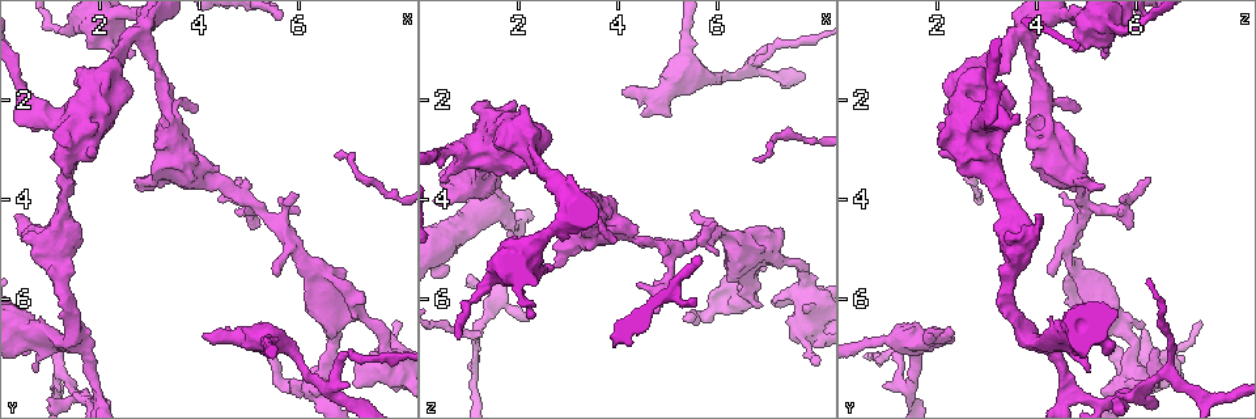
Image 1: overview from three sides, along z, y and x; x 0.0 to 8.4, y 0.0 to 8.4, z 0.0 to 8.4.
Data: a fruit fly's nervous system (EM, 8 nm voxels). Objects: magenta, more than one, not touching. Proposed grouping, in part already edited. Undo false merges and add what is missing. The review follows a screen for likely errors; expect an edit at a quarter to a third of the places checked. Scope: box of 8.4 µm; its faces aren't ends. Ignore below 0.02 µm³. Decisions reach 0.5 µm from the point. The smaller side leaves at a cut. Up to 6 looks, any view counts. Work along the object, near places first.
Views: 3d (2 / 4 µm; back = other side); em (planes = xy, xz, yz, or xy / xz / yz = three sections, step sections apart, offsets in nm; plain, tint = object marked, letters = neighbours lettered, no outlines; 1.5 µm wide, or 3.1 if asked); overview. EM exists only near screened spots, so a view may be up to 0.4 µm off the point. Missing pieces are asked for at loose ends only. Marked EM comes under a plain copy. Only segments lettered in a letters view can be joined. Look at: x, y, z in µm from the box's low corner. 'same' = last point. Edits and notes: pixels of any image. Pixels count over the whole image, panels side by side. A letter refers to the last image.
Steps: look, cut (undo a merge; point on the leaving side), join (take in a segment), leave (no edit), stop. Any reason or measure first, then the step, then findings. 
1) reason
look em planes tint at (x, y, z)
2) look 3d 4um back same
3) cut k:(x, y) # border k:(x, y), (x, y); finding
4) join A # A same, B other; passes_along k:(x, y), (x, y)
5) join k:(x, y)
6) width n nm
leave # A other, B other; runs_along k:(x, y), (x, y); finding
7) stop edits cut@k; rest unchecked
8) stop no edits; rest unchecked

free end
look em planes tint at (4.05, 6.75, 1.90)

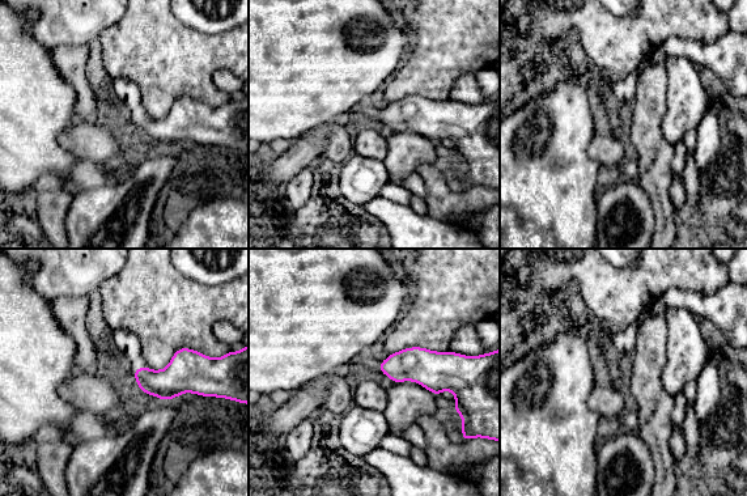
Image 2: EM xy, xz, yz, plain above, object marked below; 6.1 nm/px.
look em planes letters same

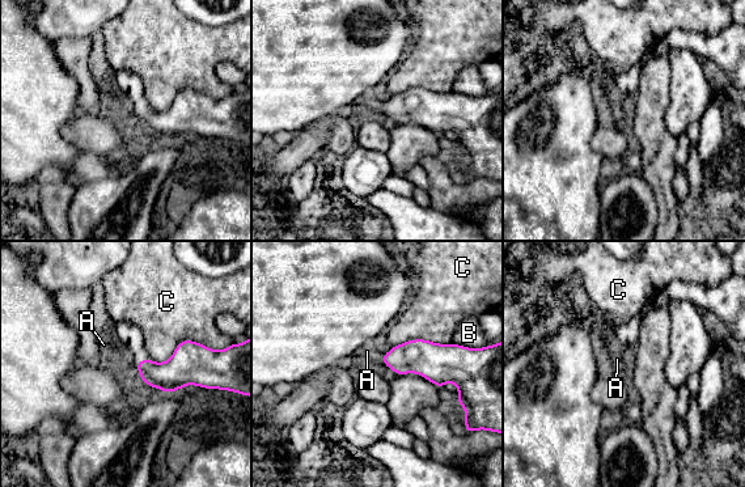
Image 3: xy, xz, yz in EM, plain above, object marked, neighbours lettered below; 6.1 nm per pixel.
join A # A same, B other, C other; passes_along 3:(420, 356), (381, 358), (367, 351); it goes on there

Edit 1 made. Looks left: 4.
sudden change in width
look 3d 4um at (6.40, 7.65, 5.95)

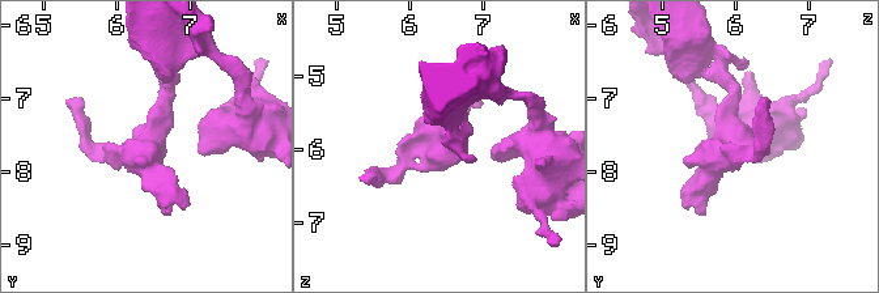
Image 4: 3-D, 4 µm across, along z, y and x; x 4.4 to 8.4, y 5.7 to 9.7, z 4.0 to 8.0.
arms 3; arm_widths 190, 220, 260 nm
look em xz step 8 letters at (6.40, 7.65, 5.90)

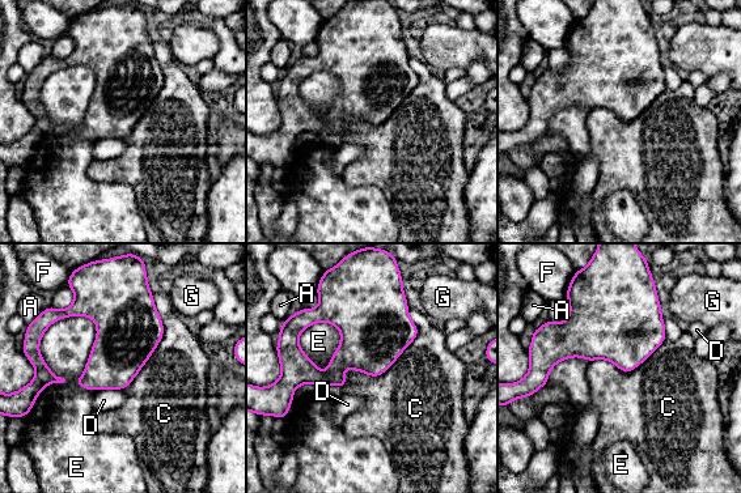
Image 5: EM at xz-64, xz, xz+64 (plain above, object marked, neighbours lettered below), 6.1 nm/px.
leave # A other, C other, D other, E other, F other, G other; border 5:(53, 322), (93, 391); one cell here

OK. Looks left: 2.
branch stops here
look 3d 2um at (3.85, 2.20, 4.90)

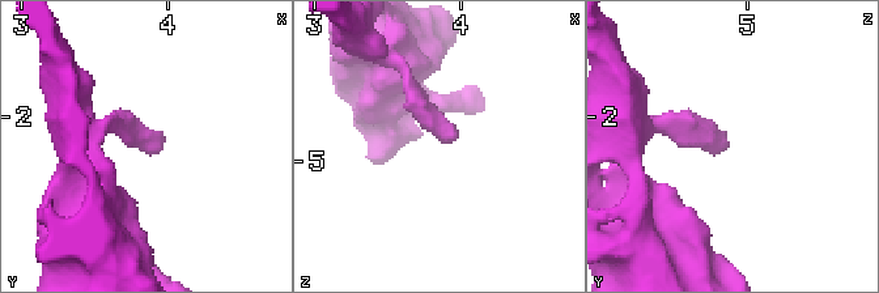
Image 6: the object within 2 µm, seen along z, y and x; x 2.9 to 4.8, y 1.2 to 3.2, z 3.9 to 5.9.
need the tissue
look em yz step 8 letters at (3.92, 2.16, 4.88)

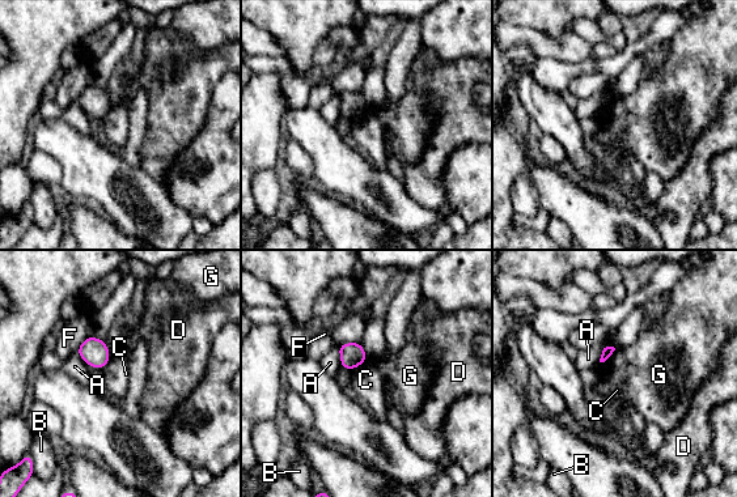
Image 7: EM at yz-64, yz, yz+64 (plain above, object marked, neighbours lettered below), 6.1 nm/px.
leave # A other, B other, C other, D other, F other, G other; no lettered segment goes on from it

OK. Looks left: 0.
stop edits join@3; rest unchecked

